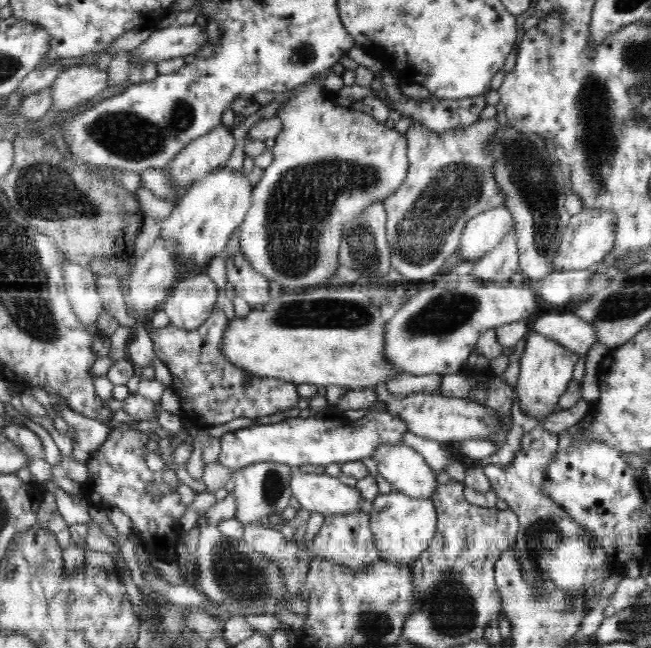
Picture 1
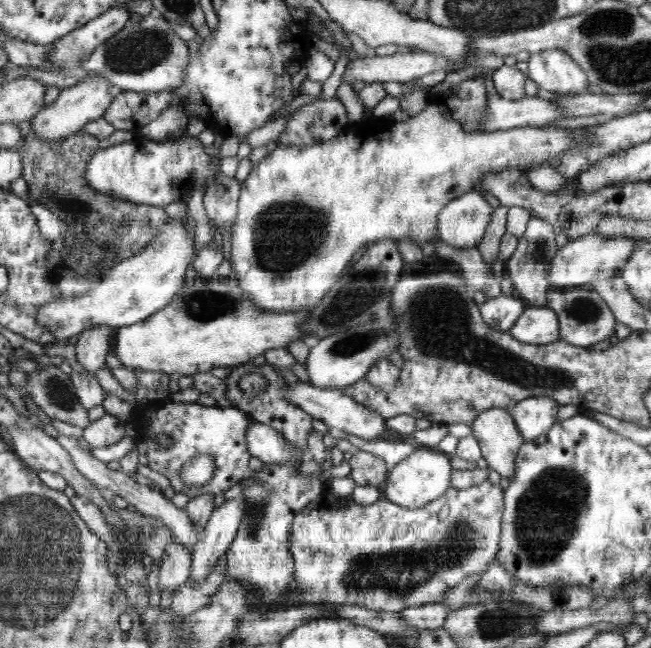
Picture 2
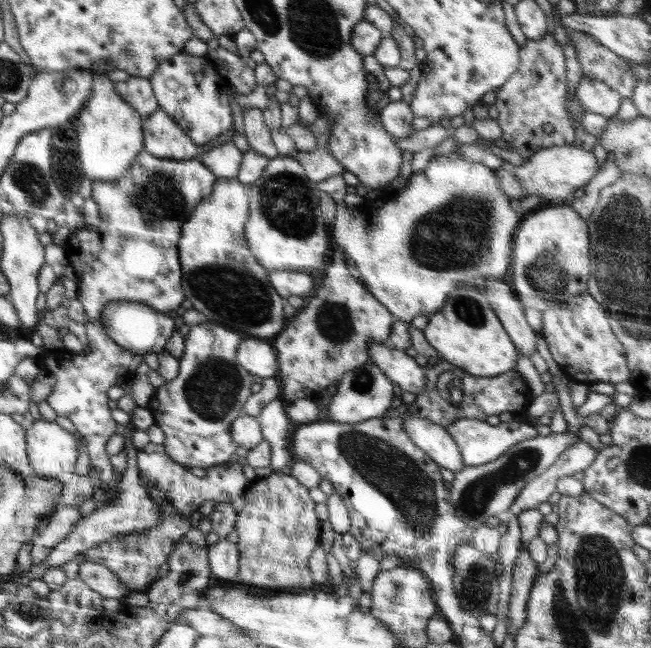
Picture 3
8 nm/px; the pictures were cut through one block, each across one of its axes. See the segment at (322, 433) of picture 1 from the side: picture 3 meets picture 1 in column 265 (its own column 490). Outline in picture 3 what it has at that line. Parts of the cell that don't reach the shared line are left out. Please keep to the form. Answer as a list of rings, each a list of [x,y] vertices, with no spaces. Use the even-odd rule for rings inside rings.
[[[458,417],[454,423],[449,424],[445,429],[452,436],[454,442],[456,442],[458,450],[462,454],[464,467],[478,466],[496,460],[496,458],[502,456],[512,445],[538,435],[536,427],[533,427],[528,422],[524,423],[511,420],[500,422],[500,424],[494,426],[487,421],[468,417]]]

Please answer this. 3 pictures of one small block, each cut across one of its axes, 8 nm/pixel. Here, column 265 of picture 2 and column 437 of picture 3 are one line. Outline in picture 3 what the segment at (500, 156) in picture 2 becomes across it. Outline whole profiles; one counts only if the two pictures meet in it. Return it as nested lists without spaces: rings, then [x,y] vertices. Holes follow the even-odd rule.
[[[450,152],[443,156],[432,158],[426,168],[412,173],[407,180],[406,186],[403,191],[396,195],[391,200],[384,202],[384,205],[379,208],[375,208],[369,215],[372,220],[372,224],[366,224],[362,226],[360,224],[360,234],[354,234],[356,232],[356,226],[354,226],[354,218],[350,216],[348,208],[340,206],[340,210],[336,210],[336,220],[338,224],[333,227],[335,242],[338,244],[343,256],[346,256],[346,260],[351,265],[353,272],[357,275],[360,281],[365,287],[372,293],[372,296],[384,304],[386,308],[393,314],[394,319],[400,322],[410,322],[412,318],[420,314],[434,314],[438,309],[442,308],[444,301],[448,294],[452,292],[452,289],[460,286],[466,286],[472,284],[473,279],[482,276],[503,278],[506,271],[511,266],[512,256],[512,241],[521,222],[521,218],[512,210],[511,198],[506,195],[500,184],[498,184],[498,178],[496,178],[496,170],[490,169],[483,164],[475,164],[470,161],[466,161],[456,152]]]

